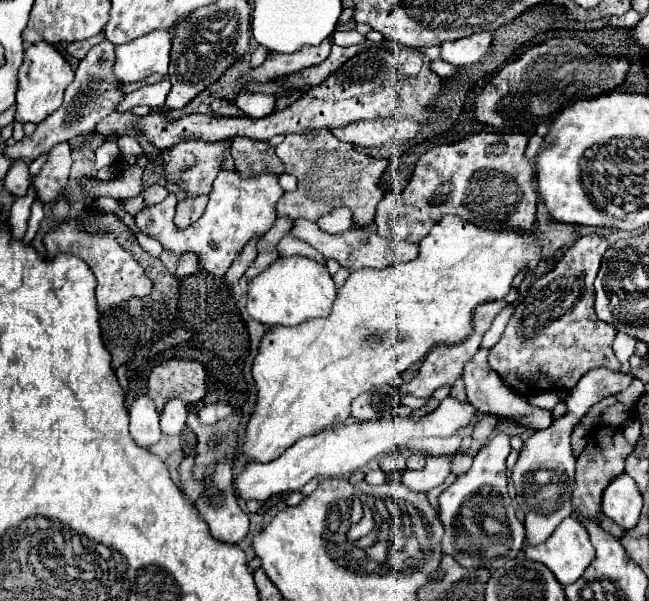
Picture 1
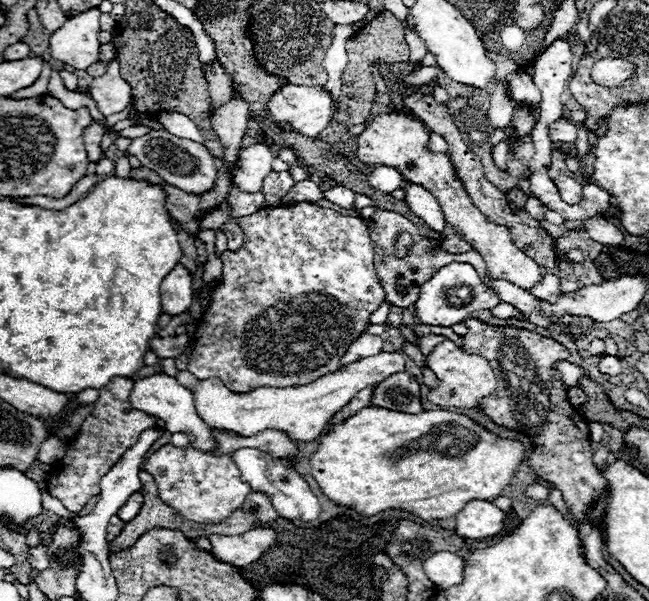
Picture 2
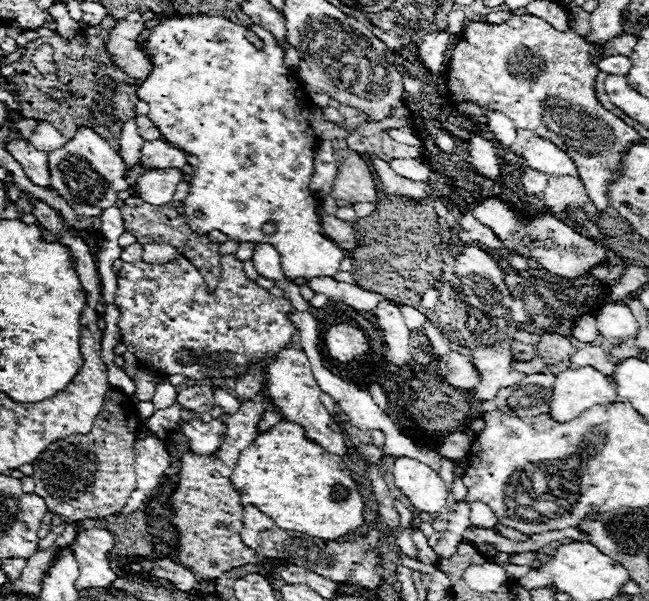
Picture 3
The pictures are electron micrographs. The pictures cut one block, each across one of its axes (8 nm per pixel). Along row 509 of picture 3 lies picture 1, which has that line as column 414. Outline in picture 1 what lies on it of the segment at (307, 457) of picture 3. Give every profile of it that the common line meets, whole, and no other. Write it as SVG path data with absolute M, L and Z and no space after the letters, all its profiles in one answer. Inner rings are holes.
M444 216L430 234L418 242L418 258L388 268L362 268L348 276L338 290L332 312L326 318L312 318L300 326L276 324L266 330L258 356L252 364L252 378L258 388L254 412L246 424L242 456L246 462L272 462L296 440L338 426L350 416L350 404L372 386L388 384L399 388L404 370L422 360L432 346L458 344L472 332L472 312L478 304L504 298L520 272L534 270L542 260L540 238L526 230L490 230L458 216Z

